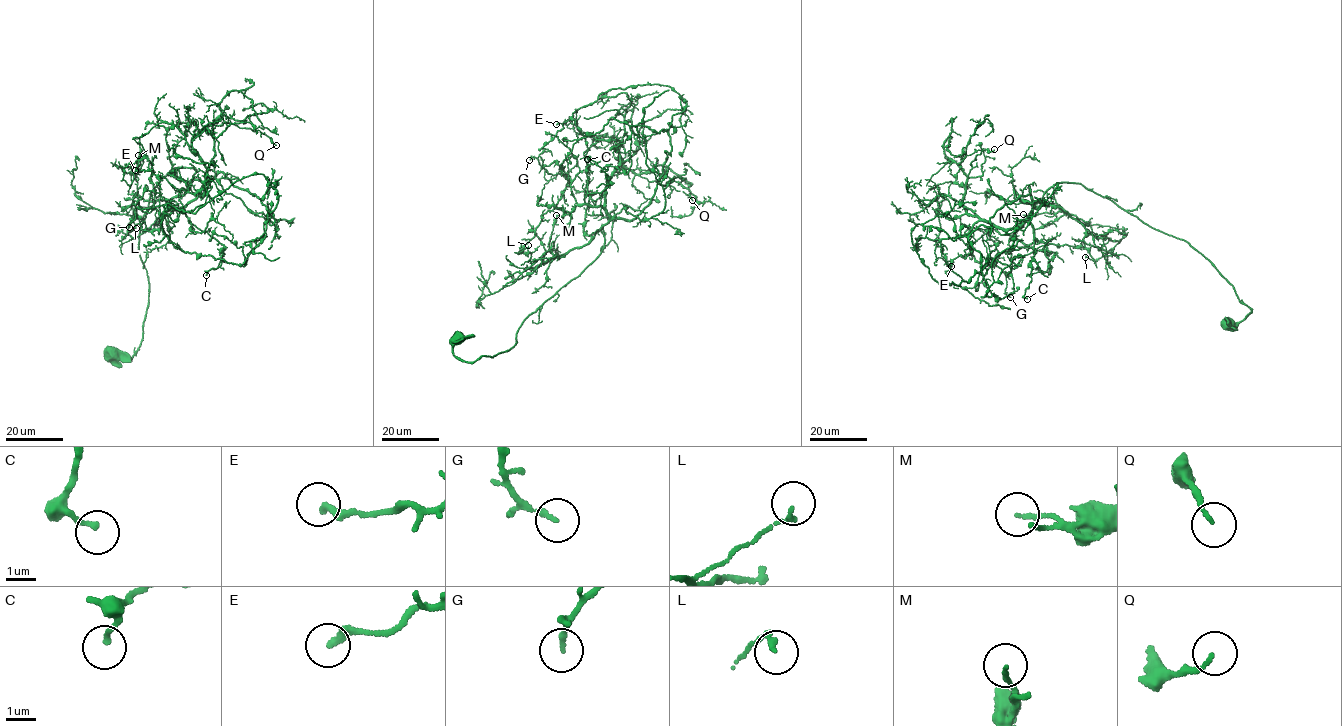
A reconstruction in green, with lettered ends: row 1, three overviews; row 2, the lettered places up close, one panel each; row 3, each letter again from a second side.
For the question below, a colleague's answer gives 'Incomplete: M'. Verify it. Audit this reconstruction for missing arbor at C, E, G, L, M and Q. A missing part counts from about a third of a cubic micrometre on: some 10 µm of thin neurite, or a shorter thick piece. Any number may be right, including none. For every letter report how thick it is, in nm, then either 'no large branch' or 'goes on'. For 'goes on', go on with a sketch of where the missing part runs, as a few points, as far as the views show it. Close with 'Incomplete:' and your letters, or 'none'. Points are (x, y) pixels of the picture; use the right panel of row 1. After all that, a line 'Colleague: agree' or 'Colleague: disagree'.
C: 180 nm thick; no large branch
E: 240 nm thick; no large branch
G: 150 nm thick; no large branch
L: 160 nm thick; no large branch
M: 140 nm thick; no large branch
Q: 140 nm thick; no large branch
Incomplete: none
Colleague: disagree

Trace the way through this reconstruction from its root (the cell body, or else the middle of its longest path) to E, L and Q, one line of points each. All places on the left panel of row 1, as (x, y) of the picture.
E: (112, 352), (129, 359), (142, 339), (153, 188), (178, 167), (208, 186), (135, 170)
L: (112, 352), (129, 359), (142, 339), (150, 194), (195, 170), (182, 195), (134, 197), (136, 228)
Q: (112, 352), (129, 359), (142, 339), (153, 188), (189, 167), (204, 192), (192, 136), (228, 122), (276, 145)

